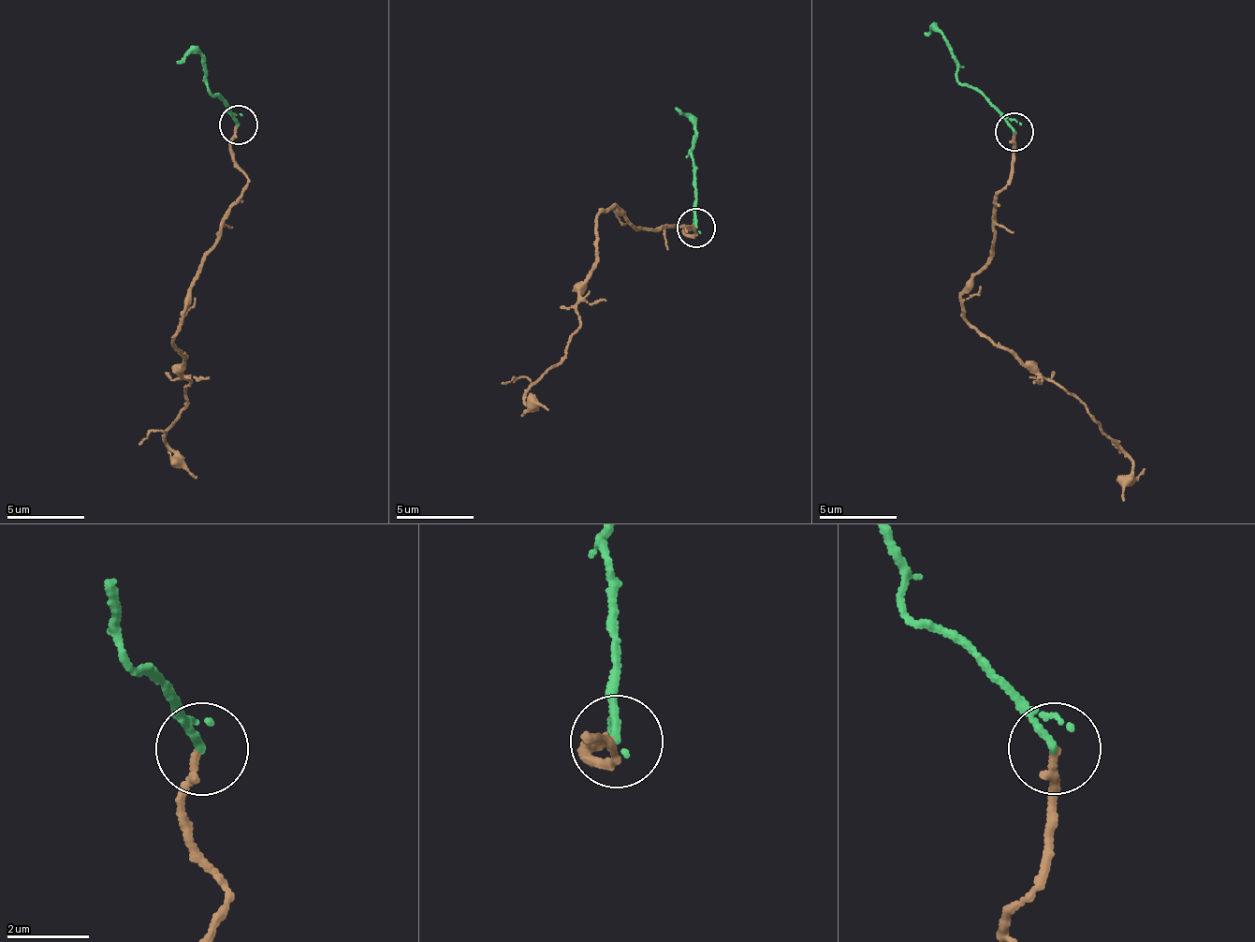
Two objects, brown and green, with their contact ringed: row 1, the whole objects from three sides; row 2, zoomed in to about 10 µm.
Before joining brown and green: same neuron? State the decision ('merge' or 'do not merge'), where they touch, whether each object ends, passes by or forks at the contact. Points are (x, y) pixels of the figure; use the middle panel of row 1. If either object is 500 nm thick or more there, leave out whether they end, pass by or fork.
do not merge; place (696, 228); brown ends; green passes by

